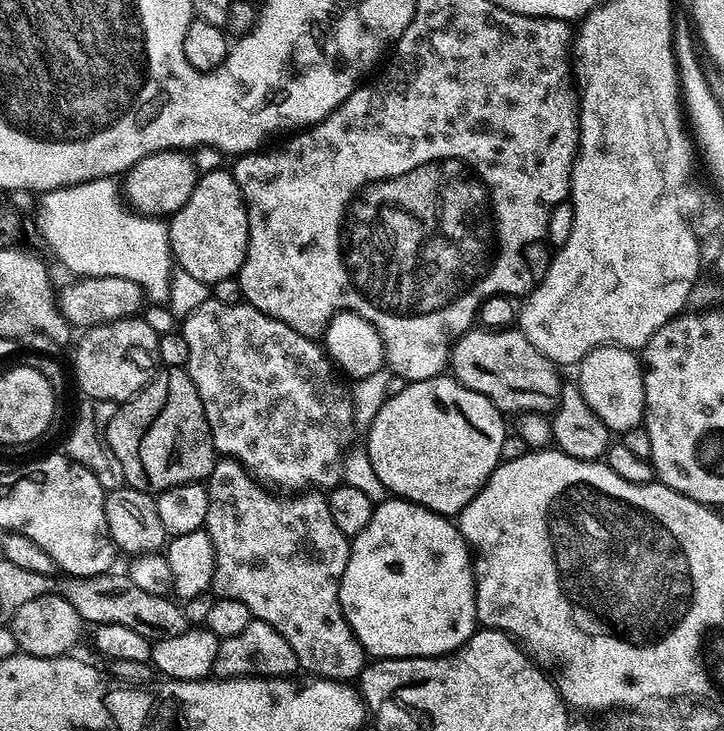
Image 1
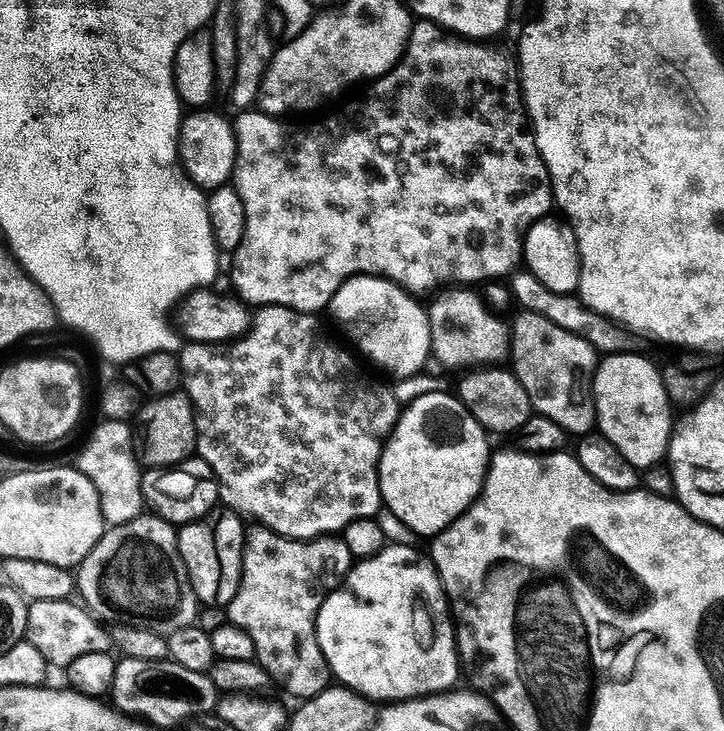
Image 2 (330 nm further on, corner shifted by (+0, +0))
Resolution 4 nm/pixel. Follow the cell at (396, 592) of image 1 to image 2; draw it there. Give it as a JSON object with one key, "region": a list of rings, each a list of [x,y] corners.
{"region":[[[389,543],[381,552],[374,554],[365,560],[356,560],[343,585],[324,597],[322,606],[318,610],[316,619],[316,637],[318,646],[328,663],[329,673],[336,676],[341,685],[352,689],[359,696],[366,696],[373,702],[395,702],[397,700],[413,700],[416,696],[429,696],[432,692],[447,692],[453,687],[452,684],[462,672],[460,657],[456,655],[456,629],[454,621],[450,615],[450,605],[448,597],[444,595],[444,587],[440,584],[440,576],[436,572],[431,559],[424,556],[412,544]]]}

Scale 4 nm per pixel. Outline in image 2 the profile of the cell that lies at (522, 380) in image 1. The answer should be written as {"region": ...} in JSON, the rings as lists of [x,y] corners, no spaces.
{"region":[[[452,286],[441,291],[436,301],[427,305],[432,339],[431,355],[440,364],[459,370],[475,370],[481,366],[496,366],[510,352],[510,328],[493,312],[471,287]]]}

